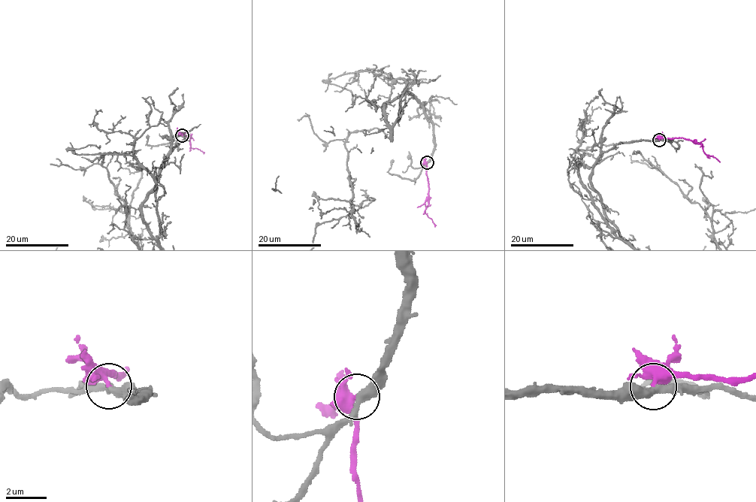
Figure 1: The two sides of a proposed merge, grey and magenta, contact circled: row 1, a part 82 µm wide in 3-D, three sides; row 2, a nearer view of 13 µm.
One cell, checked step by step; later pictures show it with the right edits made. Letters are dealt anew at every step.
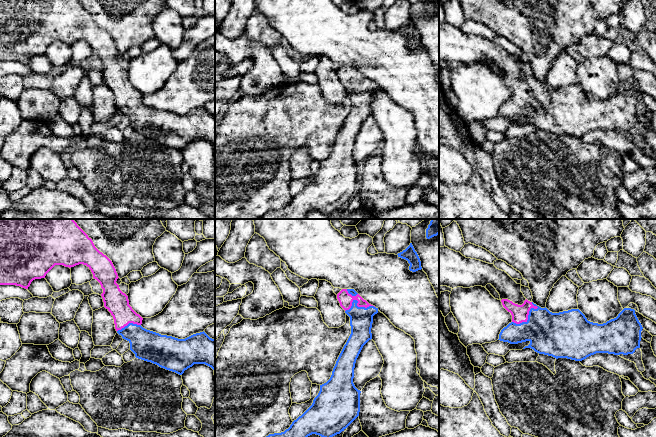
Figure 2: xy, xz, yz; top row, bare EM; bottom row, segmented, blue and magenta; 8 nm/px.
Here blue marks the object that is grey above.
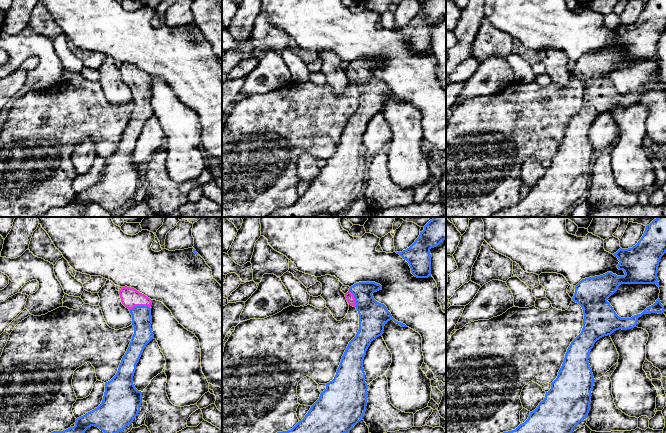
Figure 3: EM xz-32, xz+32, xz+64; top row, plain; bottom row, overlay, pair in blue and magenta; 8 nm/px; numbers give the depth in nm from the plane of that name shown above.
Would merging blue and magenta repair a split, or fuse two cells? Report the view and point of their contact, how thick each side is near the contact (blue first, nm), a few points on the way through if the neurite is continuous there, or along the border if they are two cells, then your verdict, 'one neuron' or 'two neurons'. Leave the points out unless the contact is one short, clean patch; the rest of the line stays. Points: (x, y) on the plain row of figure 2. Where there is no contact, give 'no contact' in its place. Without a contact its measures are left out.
yz (528, 94) | 360/130 nm | across yz (554, 110), (528, 94), (519, 89) | one neuron

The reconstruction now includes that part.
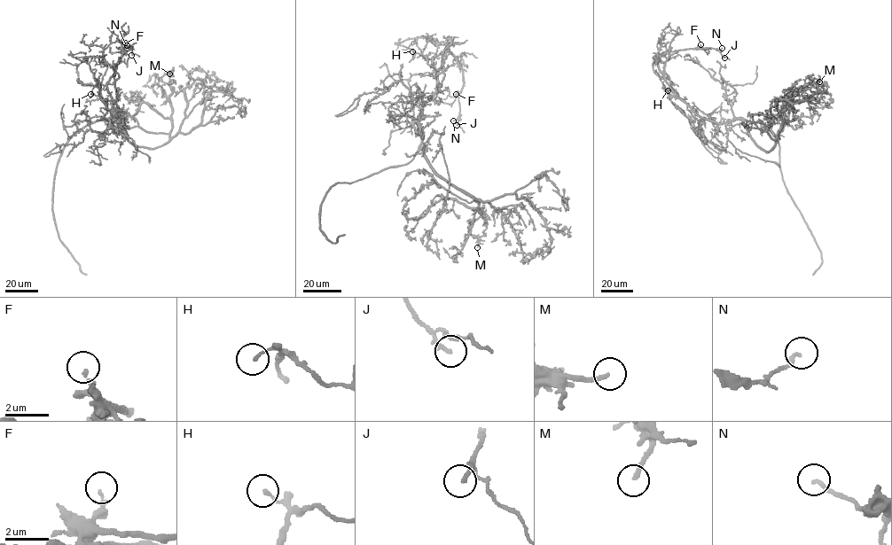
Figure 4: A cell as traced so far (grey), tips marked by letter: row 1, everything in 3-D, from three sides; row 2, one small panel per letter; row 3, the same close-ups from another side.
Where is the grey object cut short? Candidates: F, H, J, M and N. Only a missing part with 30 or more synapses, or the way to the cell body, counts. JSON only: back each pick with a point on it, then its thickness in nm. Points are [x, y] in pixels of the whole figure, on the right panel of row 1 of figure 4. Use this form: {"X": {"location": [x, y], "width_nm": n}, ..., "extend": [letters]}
{"H": {"location": [668, 90], "width_nm": 140}, "M": {"location": [819, 81], "width_nm": 200}, "extend": ["H", "M"]}

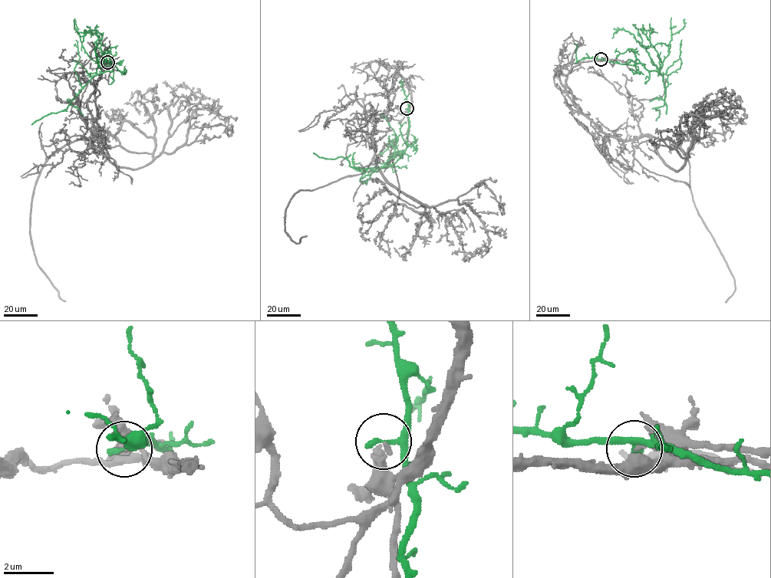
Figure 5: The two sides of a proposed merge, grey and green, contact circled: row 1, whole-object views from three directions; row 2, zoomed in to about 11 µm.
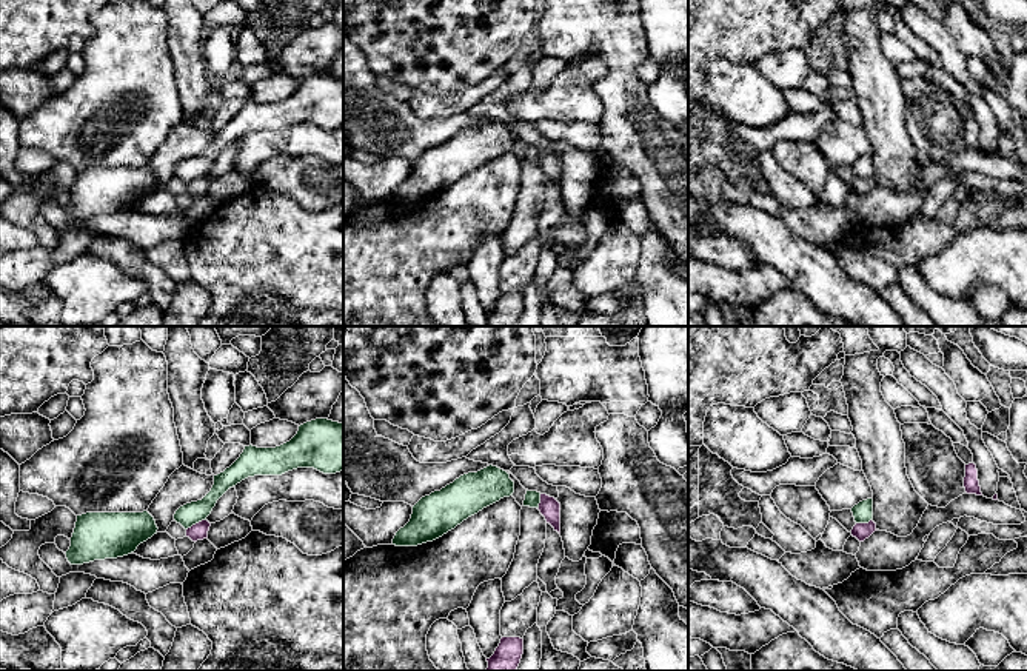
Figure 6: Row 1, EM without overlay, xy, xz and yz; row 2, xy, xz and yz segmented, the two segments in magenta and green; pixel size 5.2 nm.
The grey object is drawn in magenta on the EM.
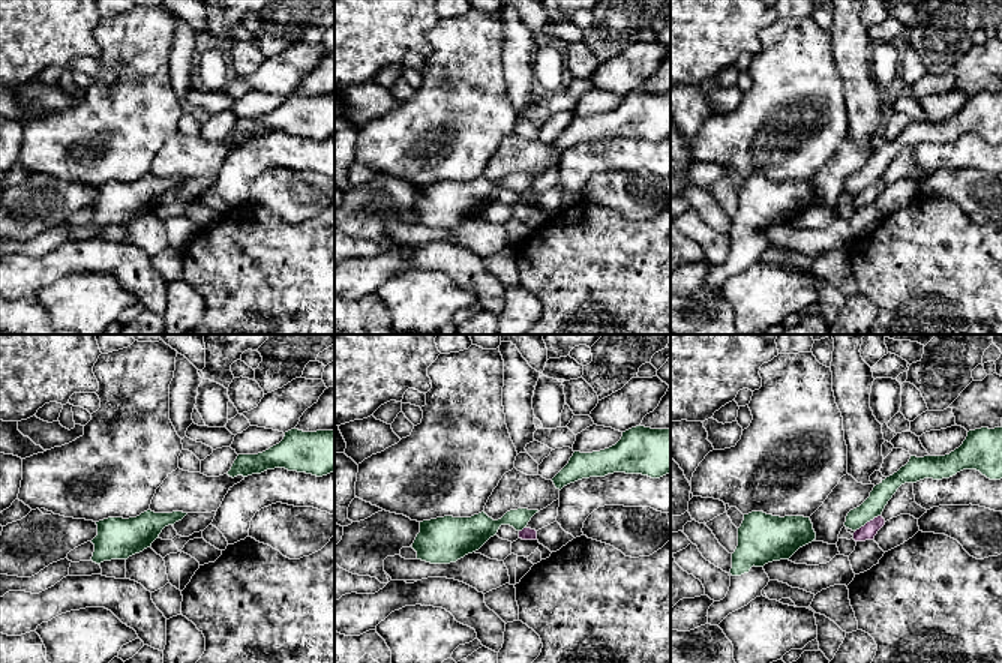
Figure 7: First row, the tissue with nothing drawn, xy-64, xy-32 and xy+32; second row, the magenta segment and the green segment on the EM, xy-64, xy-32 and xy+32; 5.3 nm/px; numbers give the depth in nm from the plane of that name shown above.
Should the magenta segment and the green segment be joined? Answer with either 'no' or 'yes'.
no

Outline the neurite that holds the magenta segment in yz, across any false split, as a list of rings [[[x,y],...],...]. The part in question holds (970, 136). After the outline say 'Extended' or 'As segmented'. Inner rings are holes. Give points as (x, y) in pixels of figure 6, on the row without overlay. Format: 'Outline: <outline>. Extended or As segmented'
Outline: [[[975,119],[965,120],[964,143],[967,149],[982,151]]]. As segmented

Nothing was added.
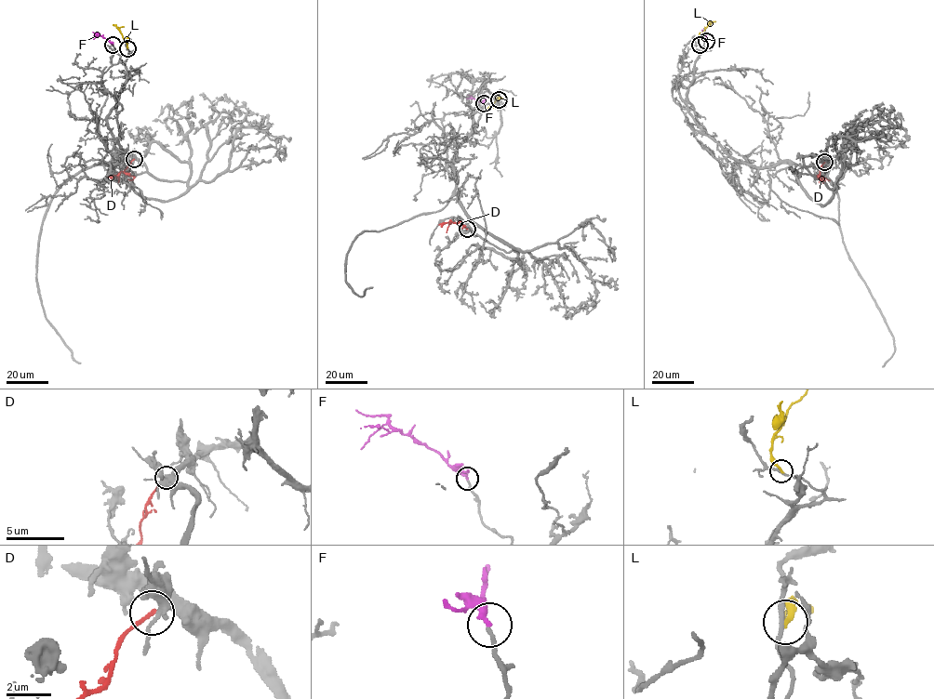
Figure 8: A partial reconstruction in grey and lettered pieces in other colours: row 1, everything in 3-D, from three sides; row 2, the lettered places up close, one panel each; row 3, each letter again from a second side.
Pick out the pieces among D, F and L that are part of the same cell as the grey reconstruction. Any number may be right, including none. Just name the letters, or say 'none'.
F

